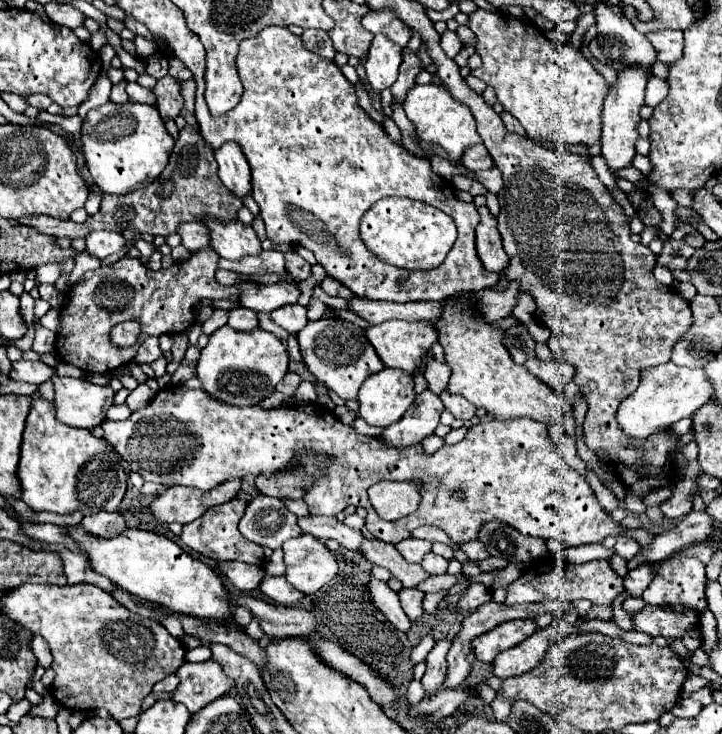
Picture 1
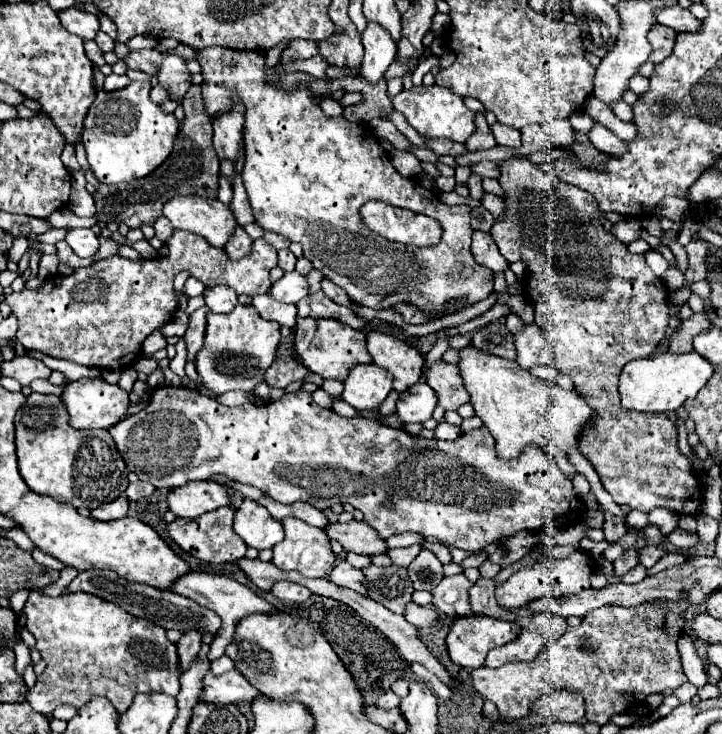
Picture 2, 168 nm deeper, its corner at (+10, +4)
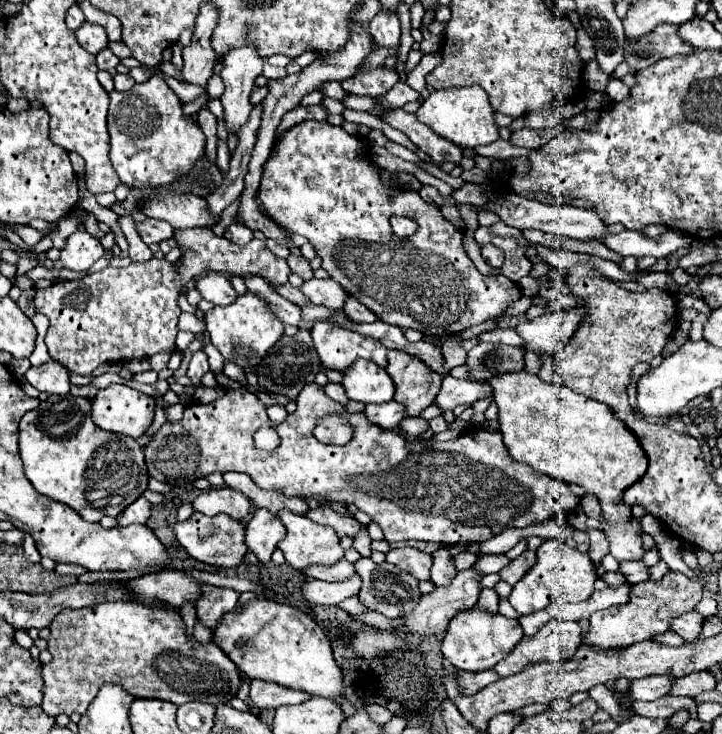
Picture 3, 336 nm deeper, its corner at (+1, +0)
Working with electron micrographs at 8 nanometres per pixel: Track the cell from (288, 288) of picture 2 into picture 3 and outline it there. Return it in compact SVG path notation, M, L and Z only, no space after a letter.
M313 277L303 283L301 291L305 293L305 297L311 299L311 303L325 305L329 309L341 309L343 301L347 297L343 287L333 279L315 279Z

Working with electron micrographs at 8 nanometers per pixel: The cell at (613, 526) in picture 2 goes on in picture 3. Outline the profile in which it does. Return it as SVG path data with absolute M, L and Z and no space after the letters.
M527 371L501 373L487 381L493 389L493 401L499 409L499 429L509 455L525 465L531 465L539 473L547 473L565 483L577 483L587 493L597 495L603 509L603 519L609 525L631 523L631 509L621 501L623 489L633 485L647 471L647 457L637 443L635 435L613 415L613 411L595 399L579 395L565 385L551 385Z

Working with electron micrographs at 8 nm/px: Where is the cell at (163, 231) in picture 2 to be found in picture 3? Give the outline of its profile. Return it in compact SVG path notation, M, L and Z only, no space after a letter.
M149 219L145 223L139 223L137 231L147 245L173 237L173 227L167 221L159 221L159 219Z

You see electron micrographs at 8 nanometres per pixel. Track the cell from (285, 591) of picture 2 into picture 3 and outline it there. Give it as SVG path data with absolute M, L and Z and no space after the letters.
M353 575L343 583L327 583L327 581L305 581L301 587L301 595L309 603L317 605L337 605L339 601L357 595L361 587L361 577Z

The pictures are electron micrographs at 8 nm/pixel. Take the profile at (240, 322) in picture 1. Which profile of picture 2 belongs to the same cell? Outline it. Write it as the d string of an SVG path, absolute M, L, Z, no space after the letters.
M226 285L206 287L202 295L212 313L230 313L230 309L234 309L238 303L236 293L232 289L228 289Z

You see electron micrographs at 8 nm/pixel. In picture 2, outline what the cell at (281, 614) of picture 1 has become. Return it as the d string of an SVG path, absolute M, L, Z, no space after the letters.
M188 571L186 575L178 577L178 579L172 583L170 591L172 591L172 593L178 593L178 595L182 595L182 597L188 597L188 599L192 599L192 601L196 601L198 605L202 605L202 607L214 611L214 613L222 619L222 627L218 629L218 635L216 635L216 639L212 641L210 651L208 651L208 659L210 659L210 661L214 661L214 659L218 659L218 657L224 655L224 647L232 641L232 637L234 637L234 627L236 627L236 623L238 623L242 617L246 617L246 615L250 615L250 613L276 611L270 603L266 603L266 599L262 599L262 597L258 597L254 591L250 591L250 587L240 585L240 583L234 581L234 579L228 579L228 577L216 575L216 573Z

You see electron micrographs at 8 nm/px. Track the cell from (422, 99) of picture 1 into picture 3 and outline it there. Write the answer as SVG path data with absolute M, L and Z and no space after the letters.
M449 87L443 91L433 91L417 109L417 119L431 127L437 135L461 145L461 147L477 147L489 145L499 139L499 131L493 123L493 109L489 105L487 95L481 87Z

